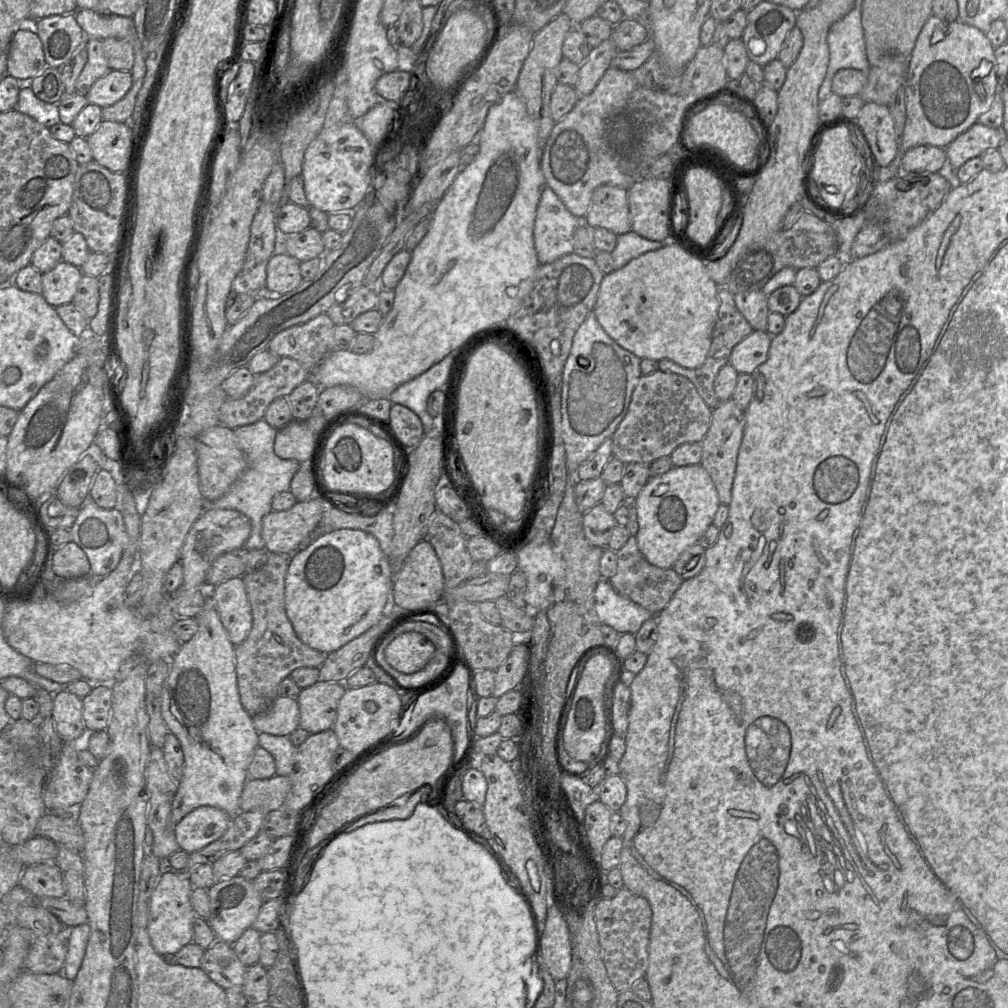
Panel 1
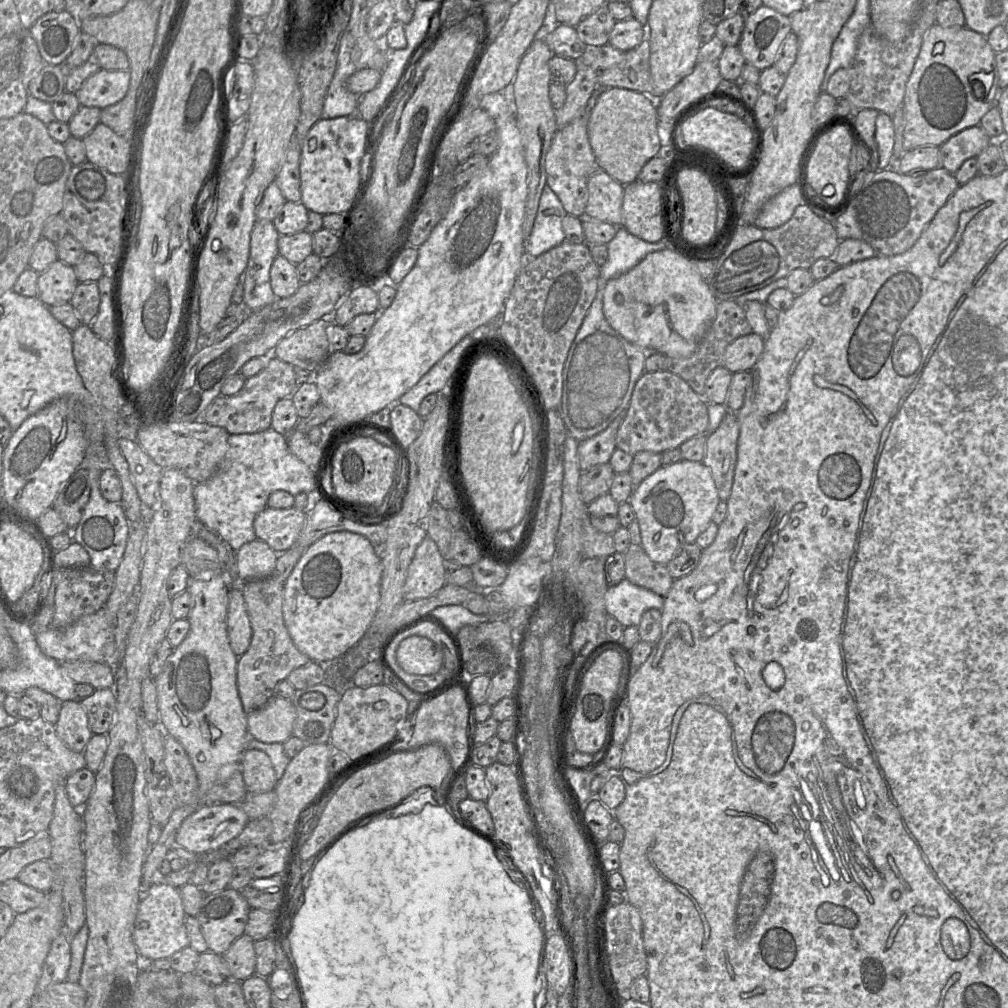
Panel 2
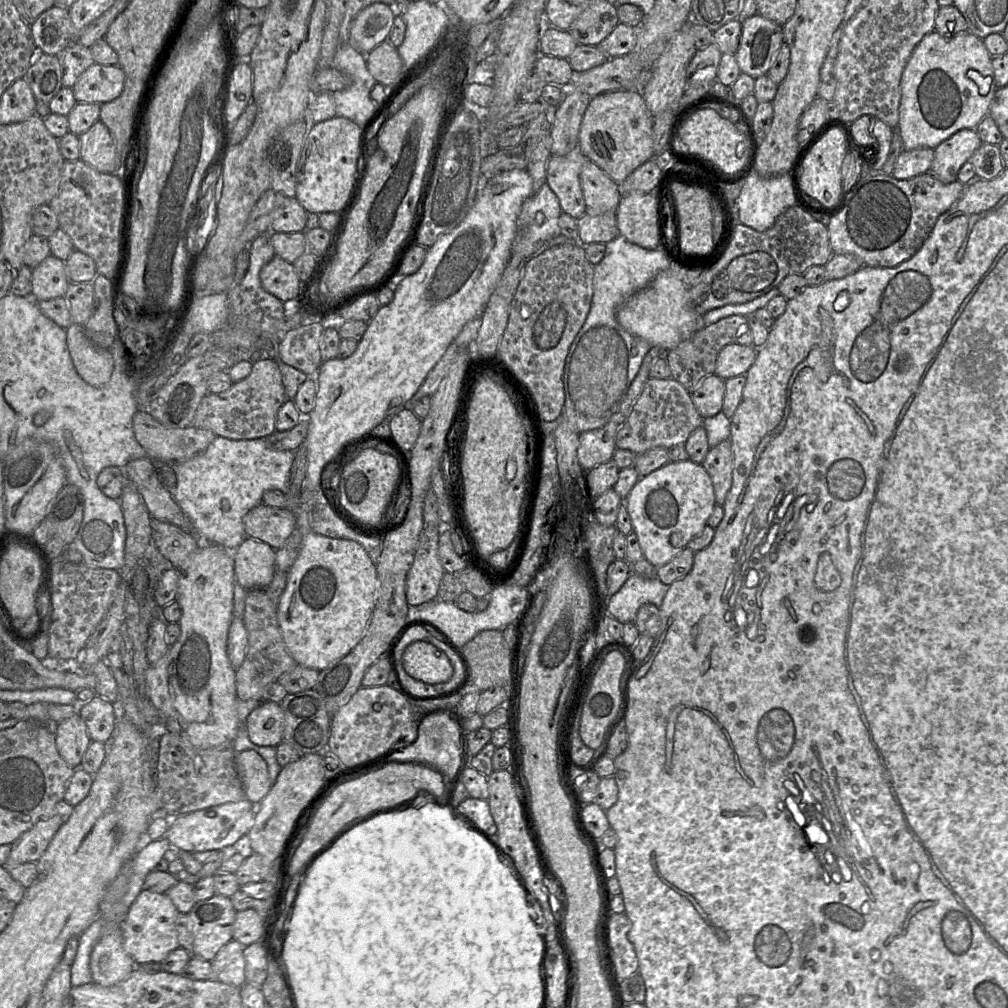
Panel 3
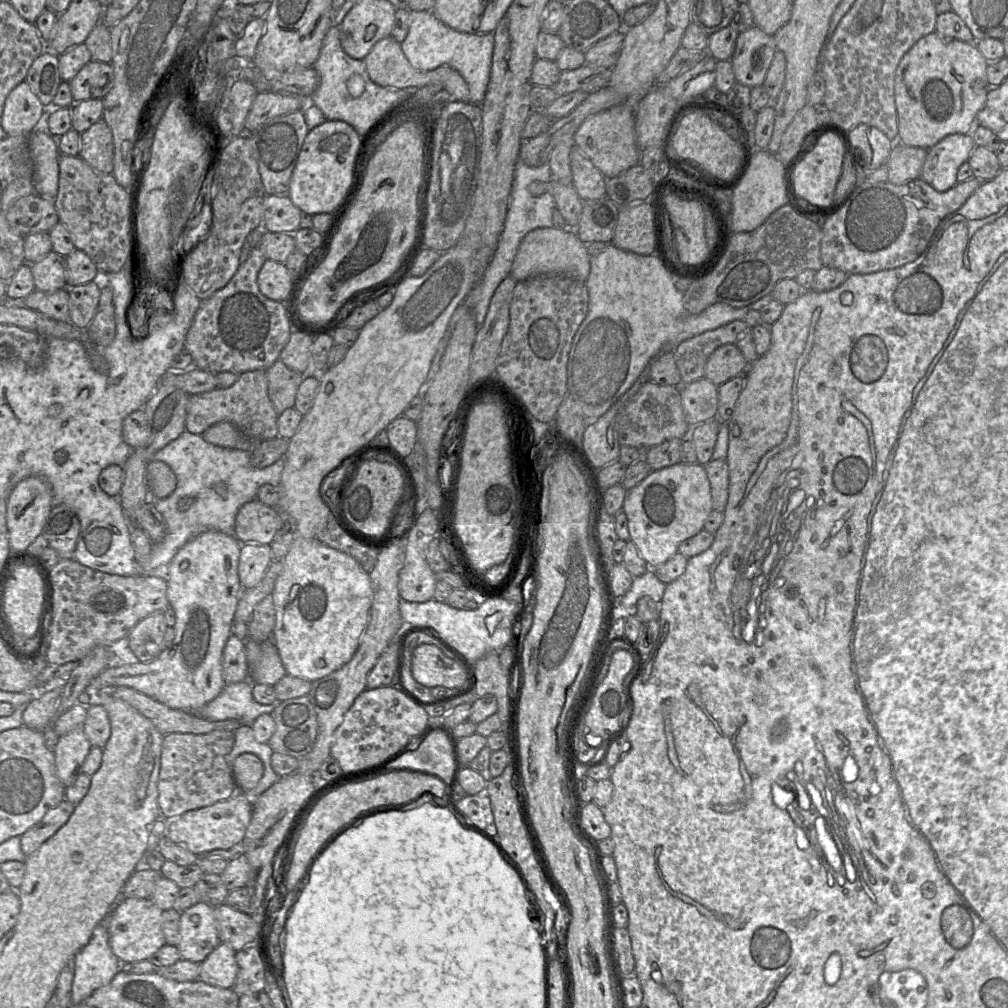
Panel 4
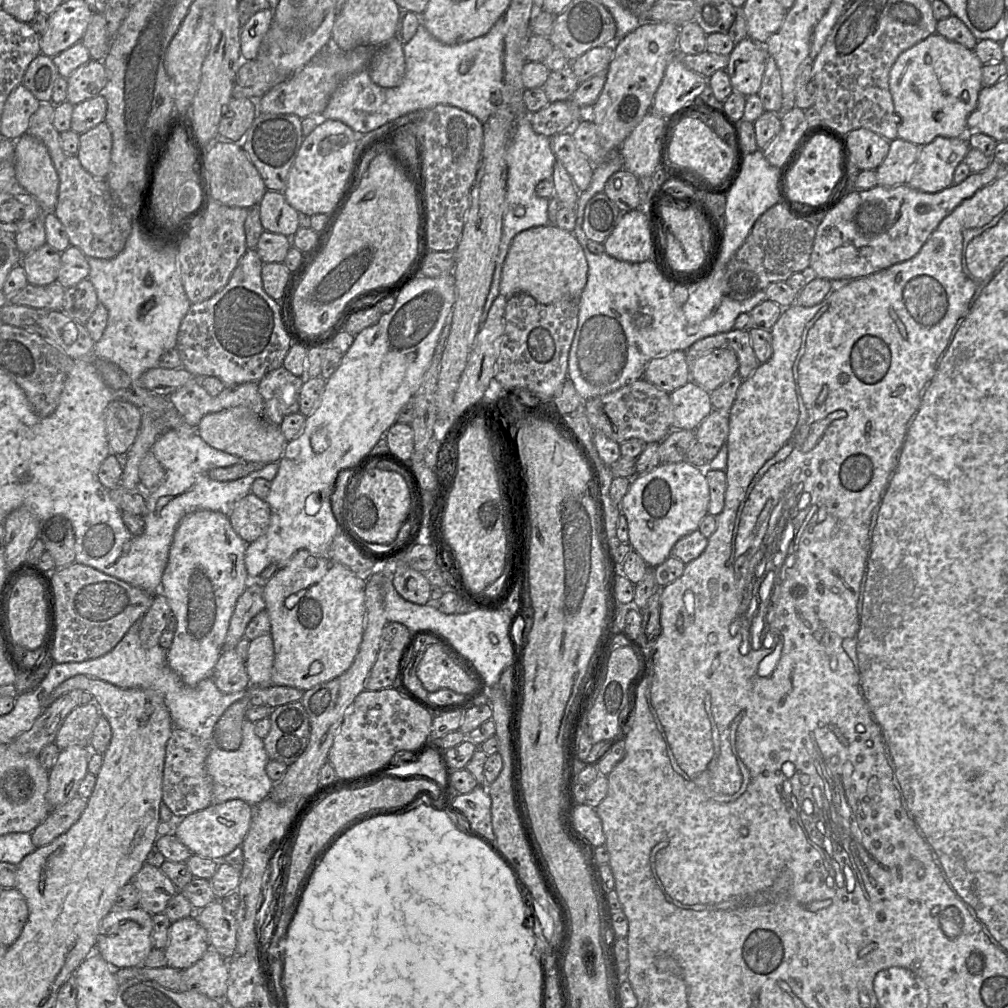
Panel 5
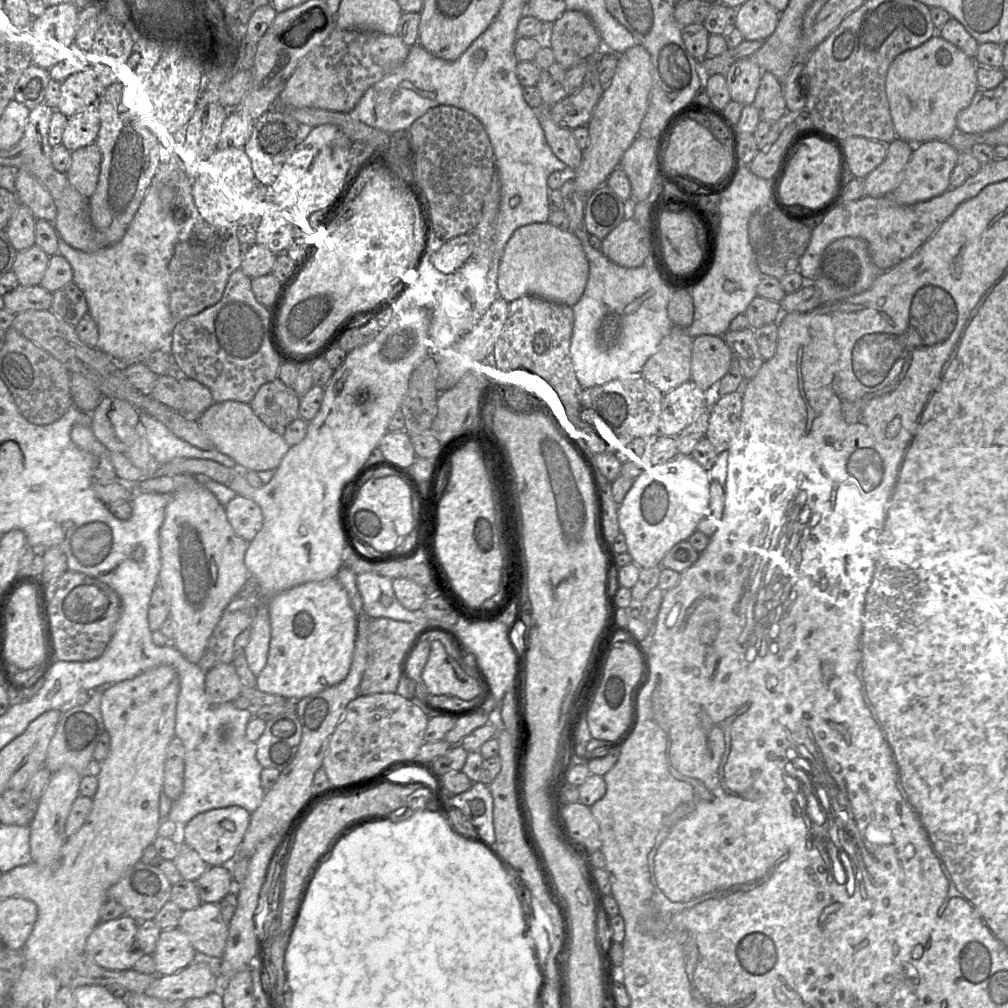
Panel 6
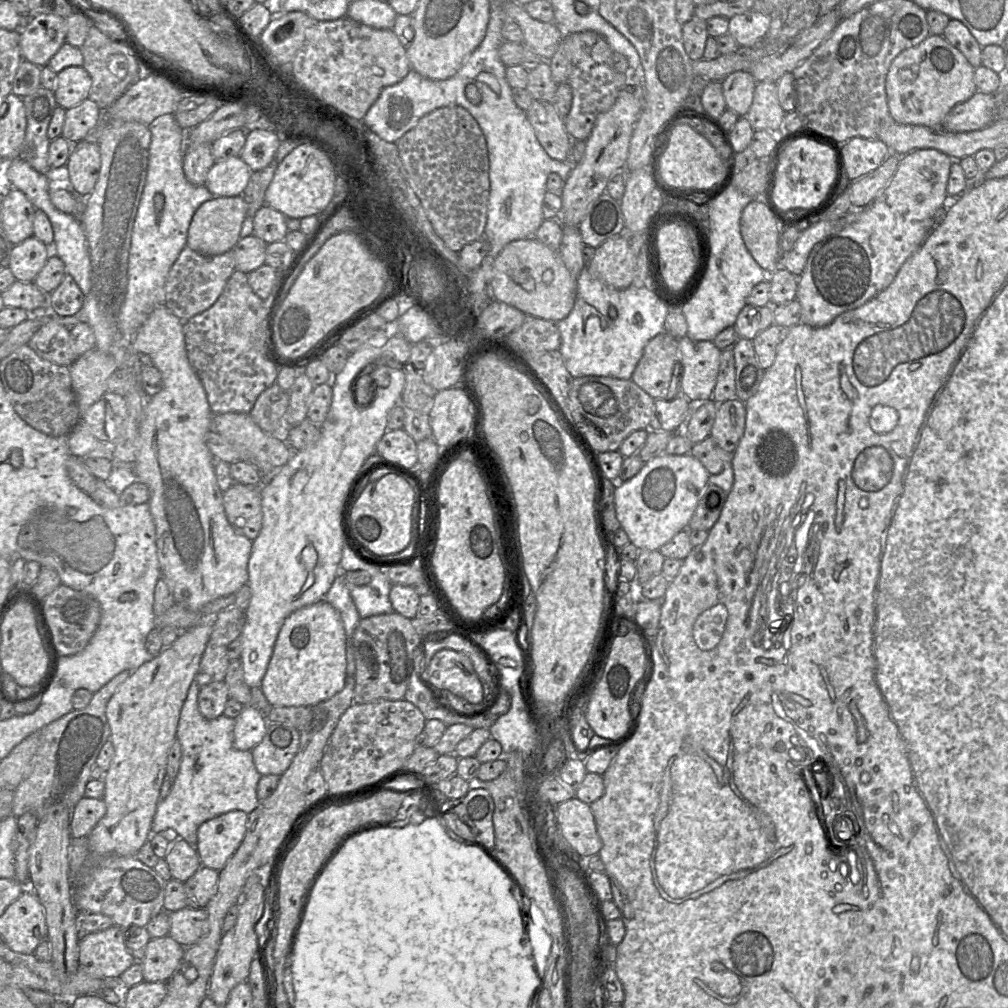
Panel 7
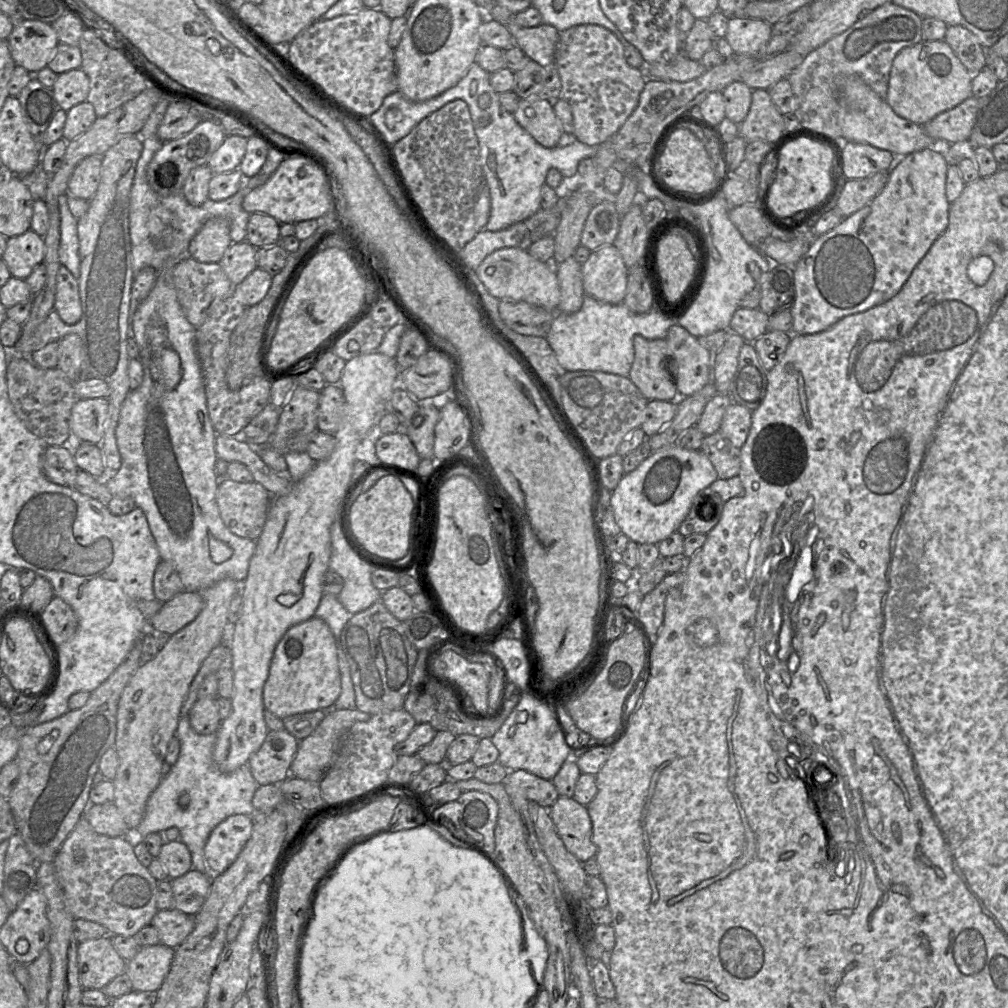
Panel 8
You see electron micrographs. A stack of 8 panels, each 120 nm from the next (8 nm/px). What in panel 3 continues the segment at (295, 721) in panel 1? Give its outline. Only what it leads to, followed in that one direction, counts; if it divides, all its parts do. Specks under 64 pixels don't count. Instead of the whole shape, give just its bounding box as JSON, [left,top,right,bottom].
[245,701,284,747]

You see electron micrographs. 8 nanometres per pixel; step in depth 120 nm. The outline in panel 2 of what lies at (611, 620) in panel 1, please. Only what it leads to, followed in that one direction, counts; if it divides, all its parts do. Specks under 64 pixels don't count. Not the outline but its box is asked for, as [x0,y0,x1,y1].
[604,578,664,627]

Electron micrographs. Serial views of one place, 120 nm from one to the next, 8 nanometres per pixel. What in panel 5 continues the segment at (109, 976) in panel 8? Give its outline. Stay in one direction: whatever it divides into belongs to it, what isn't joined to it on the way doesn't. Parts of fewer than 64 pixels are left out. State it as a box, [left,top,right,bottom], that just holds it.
[94,908,153,969]

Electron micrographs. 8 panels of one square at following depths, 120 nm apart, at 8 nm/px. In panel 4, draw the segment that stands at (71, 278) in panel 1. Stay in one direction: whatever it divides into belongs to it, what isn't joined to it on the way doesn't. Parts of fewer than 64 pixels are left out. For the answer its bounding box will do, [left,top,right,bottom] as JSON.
[30,251,66,292]

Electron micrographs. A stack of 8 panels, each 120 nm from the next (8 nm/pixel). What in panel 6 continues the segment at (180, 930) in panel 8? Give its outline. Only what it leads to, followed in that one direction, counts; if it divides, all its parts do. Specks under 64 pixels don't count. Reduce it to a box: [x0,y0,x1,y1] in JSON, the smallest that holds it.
[178,903,228,961]

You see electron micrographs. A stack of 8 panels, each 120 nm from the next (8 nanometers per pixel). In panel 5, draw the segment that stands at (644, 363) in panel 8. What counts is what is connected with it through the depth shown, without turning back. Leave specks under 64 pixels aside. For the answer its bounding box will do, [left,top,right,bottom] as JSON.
[643,350,691,394]

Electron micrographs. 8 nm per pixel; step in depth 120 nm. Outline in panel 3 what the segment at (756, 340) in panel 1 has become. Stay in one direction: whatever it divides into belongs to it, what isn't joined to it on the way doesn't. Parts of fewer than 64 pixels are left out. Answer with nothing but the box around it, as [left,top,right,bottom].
[715,344,757,379]

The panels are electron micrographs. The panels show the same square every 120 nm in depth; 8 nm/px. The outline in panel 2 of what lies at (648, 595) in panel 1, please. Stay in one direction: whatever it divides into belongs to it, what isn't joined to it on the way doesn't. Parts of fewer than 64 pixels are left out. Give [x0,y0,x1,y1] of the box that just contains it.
[623,543,675,598]

